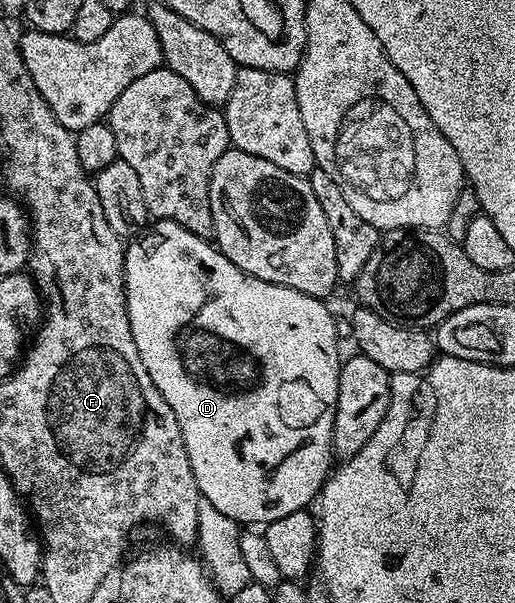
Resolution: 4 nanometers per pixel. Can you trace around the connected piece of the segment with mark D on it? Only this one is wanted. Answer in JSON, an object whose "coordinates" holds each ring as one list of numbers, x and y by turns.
{"coordinates":[[168,219,154,220,142,234,126,244,123,274,127,281,127,312,137,353,141,353,141,361,153,385,157,385,169,409,173,409,177,425,181,425,185,453,189,453,189,465,193,465,193,477,197,481,200,496,207,499,213,509,225,513,225,517,234,519,240,525,266,525,277,521,277,517,310,508,310,503,322,492,323,485,333,470,331,438,337,409,341,354,339,355,339,335,335,332,335,319,326,307,328,304,297,289,261,281,237,269,237,265,233,265,229,257,219,252,214,242,197,237,189,233,189,229,177,225,177,221]]}

